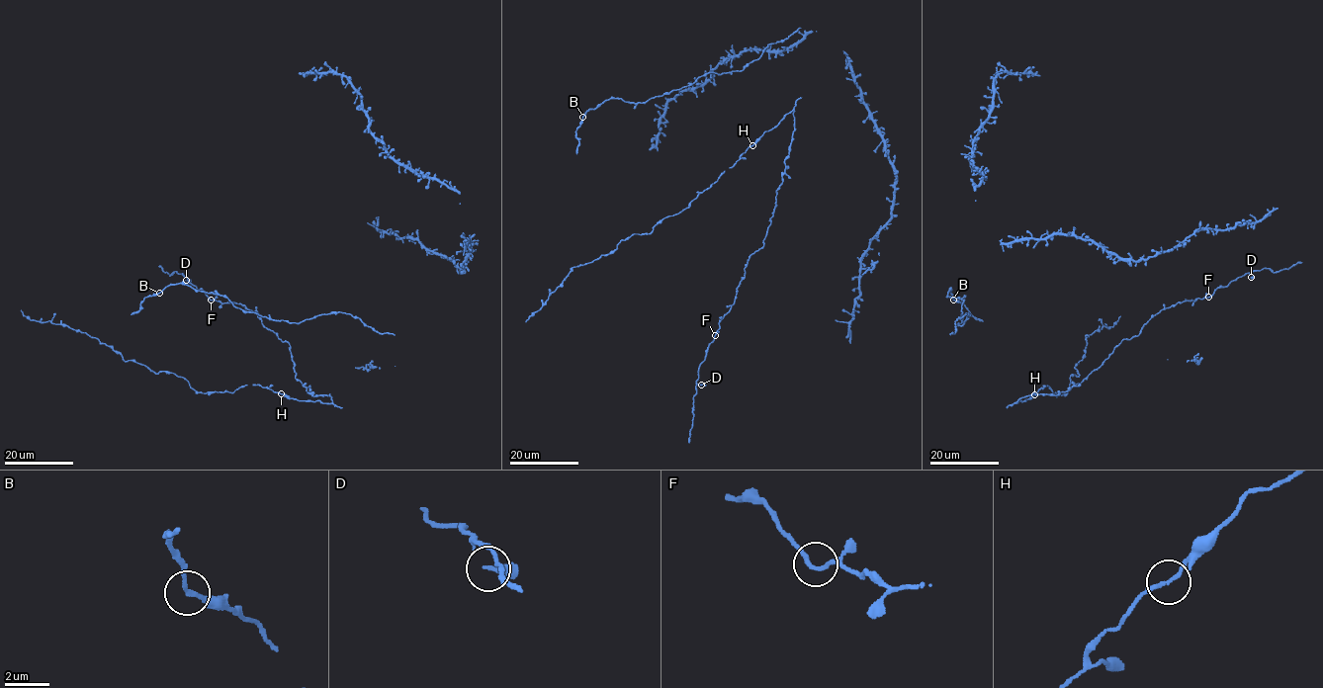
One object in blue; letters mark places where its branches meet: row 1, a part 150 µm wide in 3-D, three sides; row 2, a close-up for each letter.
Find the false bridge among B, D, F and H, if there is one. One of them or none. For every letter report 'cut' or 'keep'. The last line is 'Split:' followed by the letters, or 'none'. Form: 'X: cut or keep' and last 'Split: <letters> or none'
B: keep
D: keep
F: keep
H: keep
Split: none

